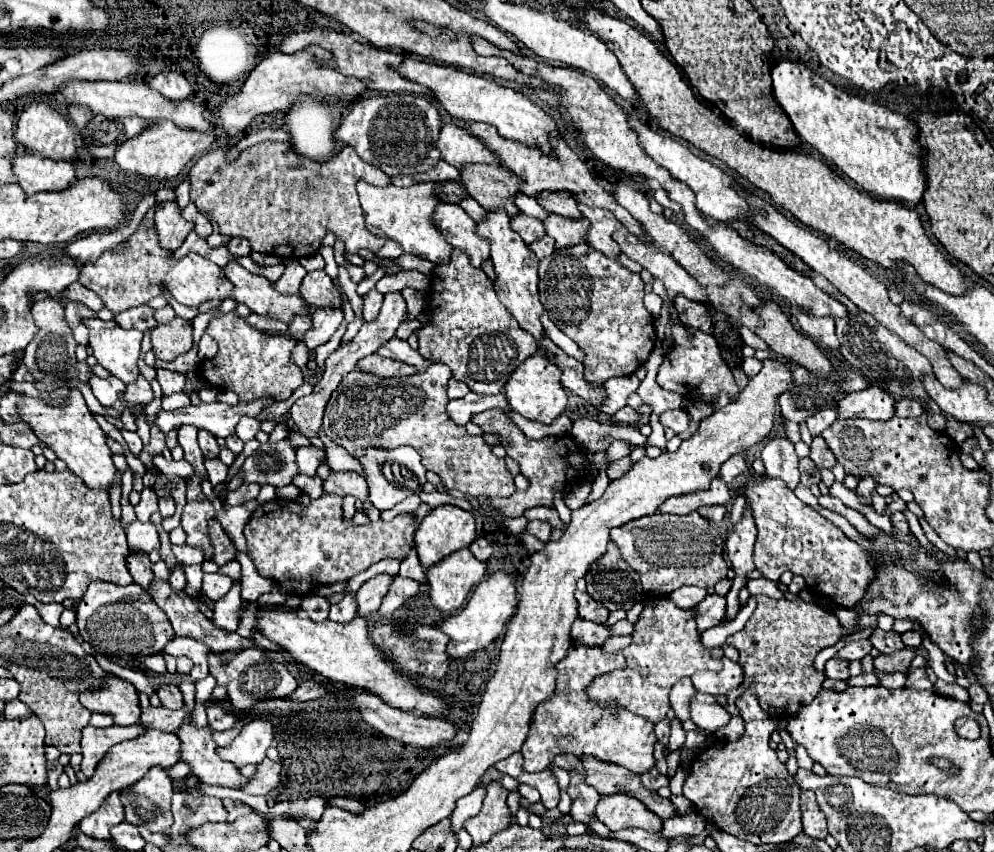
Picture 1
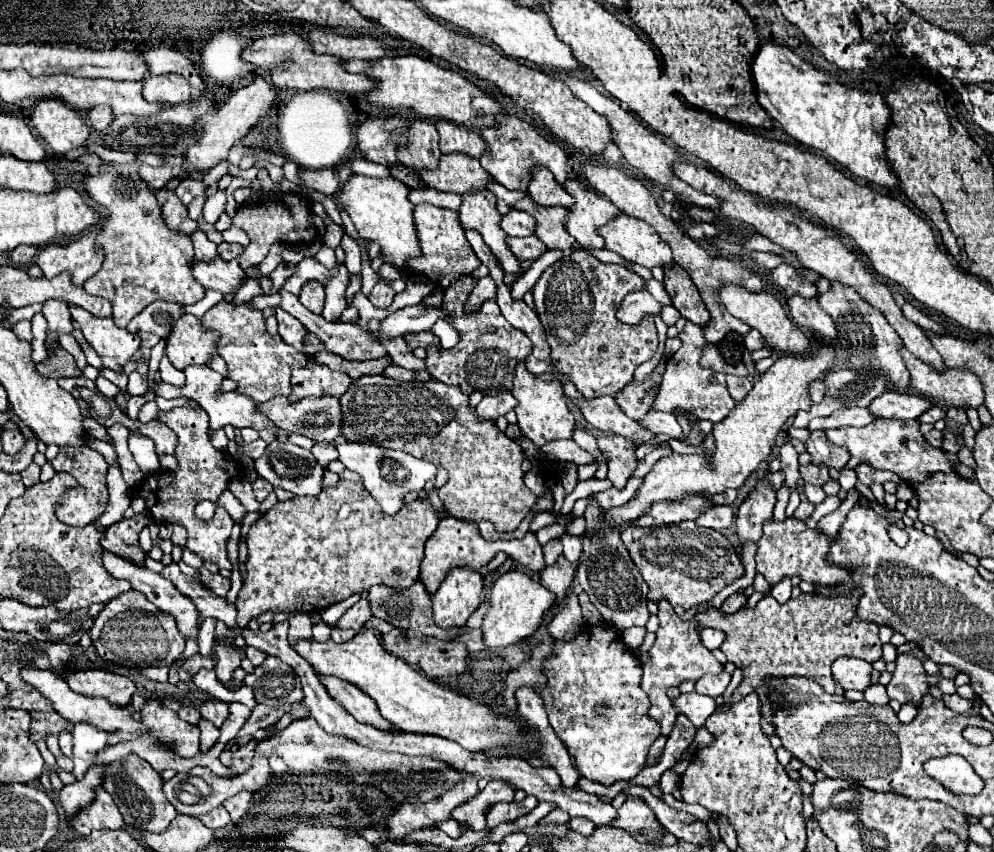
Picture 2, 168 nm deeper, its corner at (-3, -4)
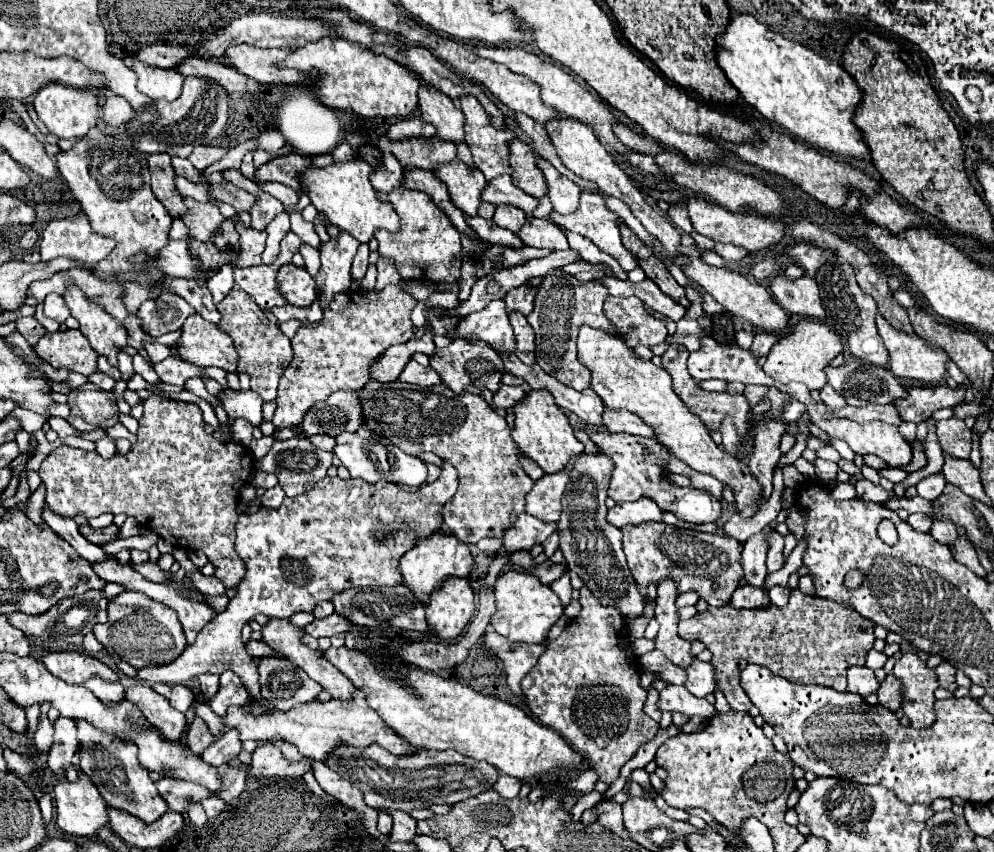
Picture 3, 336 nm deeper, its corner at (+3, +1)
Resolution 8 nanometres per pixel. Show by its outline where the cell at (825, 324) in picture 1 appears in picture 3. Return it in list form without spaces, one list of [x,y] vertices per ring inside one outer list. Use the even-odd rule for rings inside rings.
[[[779,274],[771,280],[771,292],[777,304],[791,314],[817,318],[817,320],[825,318],[825,310],[819,298],[819,286],[809,276],[789,280],[783,274]]]

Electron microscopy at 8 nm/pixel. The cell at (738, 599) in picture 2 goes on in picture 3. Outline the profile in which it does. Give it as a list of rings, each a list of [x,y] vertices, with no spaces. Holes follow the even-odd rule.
[[[739,586],[739,588],[733,592],[731,606],[733,606],[733,608],[757,610],[757,608],[767,608],[767,606],[771,606],[771,600],[769,600],[769,596],[767,596],[767,592],[765,592],[763,588],[757,588],[757,586]]]

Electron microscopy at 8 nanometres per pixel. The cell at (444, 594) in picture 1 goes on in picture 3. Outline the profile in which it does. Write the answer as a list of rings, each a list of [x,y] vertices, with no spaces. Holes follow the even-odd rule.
[[[449,578],[449,580],[445,580],[441,584],[441,588],[437,588],[431,594],[431,602],[425,606],[425,612],[427,612],[429,630],[433,634],[437,634],[443,640],[457,638],[465,630],[465,626],[471,622],[471,618],[475,614],[475,594],[473,594],[473,590],[469,586],[469,580],[467,578]]]

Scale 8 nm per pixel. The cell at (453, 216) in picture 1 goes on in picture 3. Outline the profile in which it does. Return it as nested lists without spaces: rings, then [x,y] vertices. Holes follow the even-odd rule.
[[[393,188],[391,192],[377,190],[381,202],[389,202],[399,216],[399,232],[375,232],[379,242],[379,254],[393,258],[399,274],[405,280],[421,280],[433,284],[451,284],[459,280],[461,268],[461,234],[449,224],[445,212],[433,202],[433,198],[421,190]]]

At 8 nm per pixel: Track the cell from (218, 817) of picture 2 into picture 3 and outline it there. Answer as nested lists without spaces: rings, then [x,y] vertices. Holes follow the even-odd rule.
[[[209,796],[209,798],[203,798],[203,800],[201,800],[201,806],[203,806],[207,818],[215,818],[215,816],[223,810],[225,802],[223,802],[219,796]]]

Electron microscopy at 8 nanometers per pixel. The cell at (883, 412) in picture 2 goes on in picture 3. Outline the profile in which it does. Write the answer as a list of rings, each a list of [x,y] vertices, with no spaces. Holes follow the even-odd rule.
[[[959,384],[957,390],[949,386],[931,386],[931,388],[911,388],[907,400],[897,400],[895,406],[903,420],[907,422],[925,422],[939,408],[953,408],[965,402],[965,384]]]

